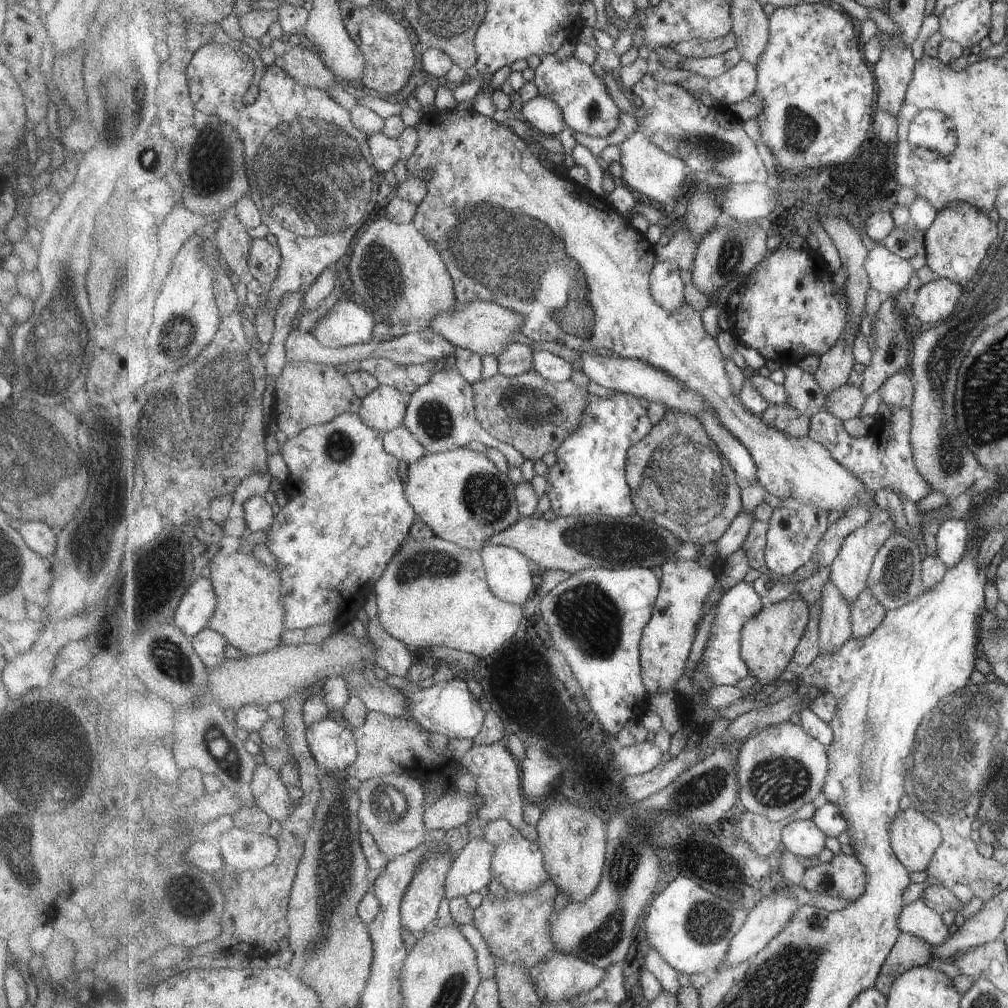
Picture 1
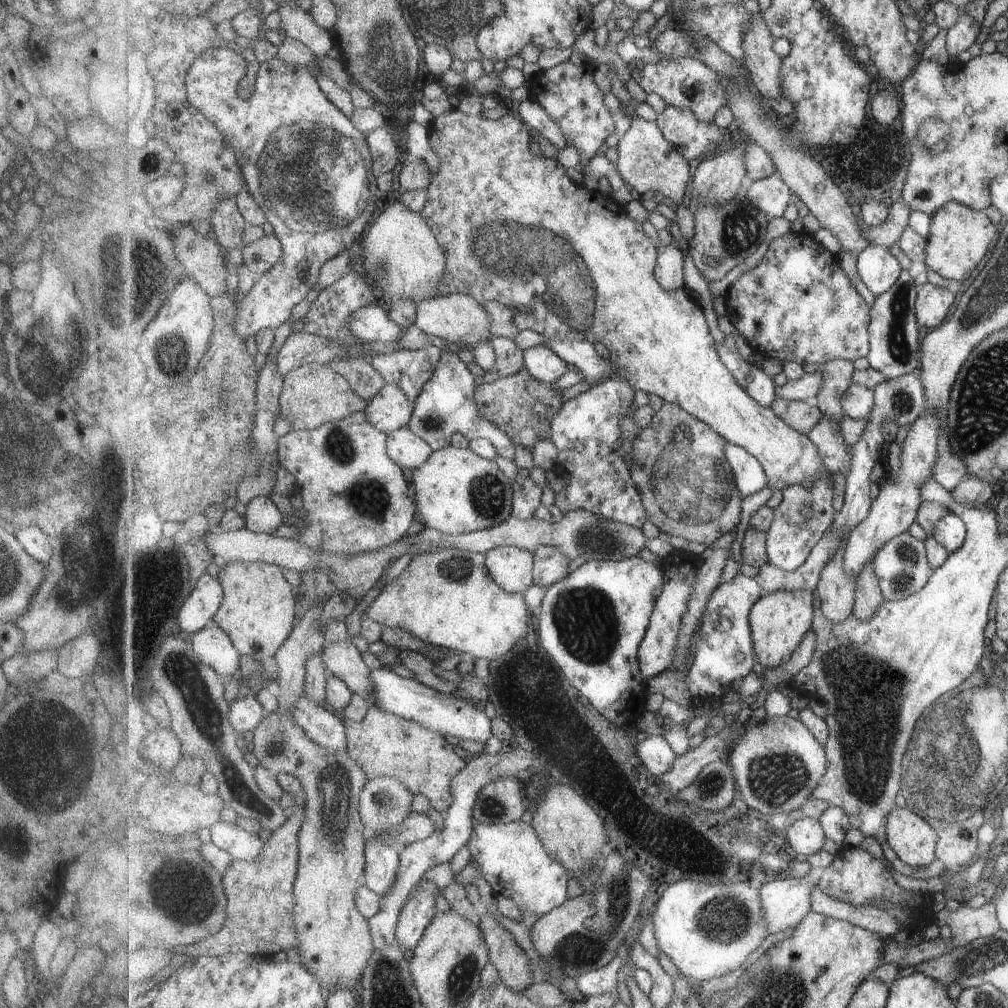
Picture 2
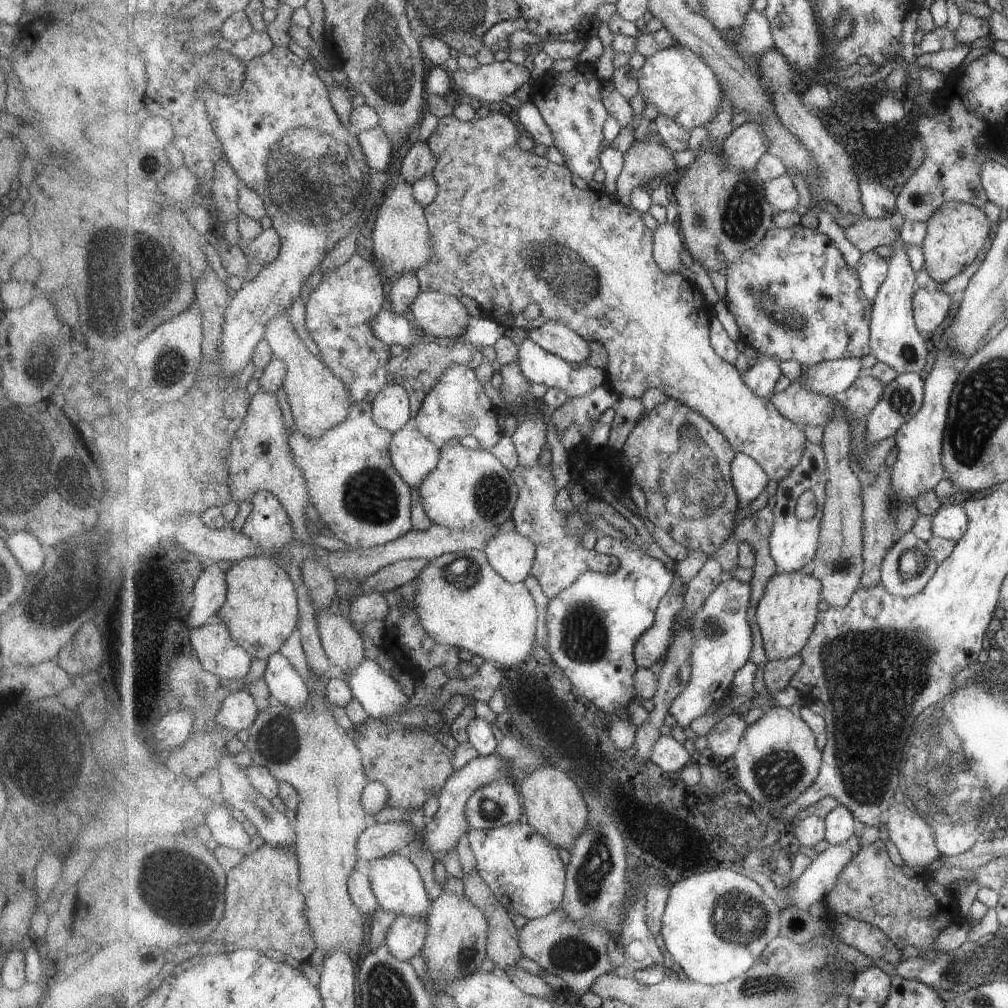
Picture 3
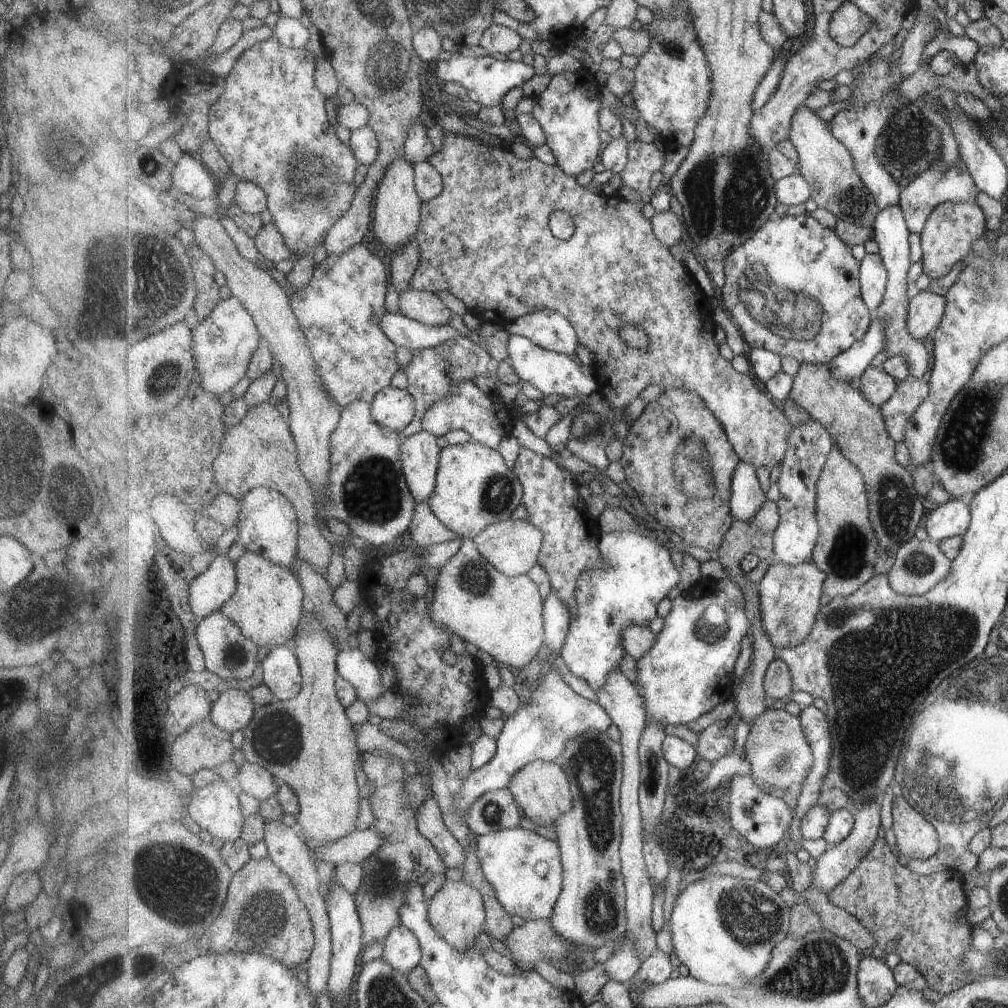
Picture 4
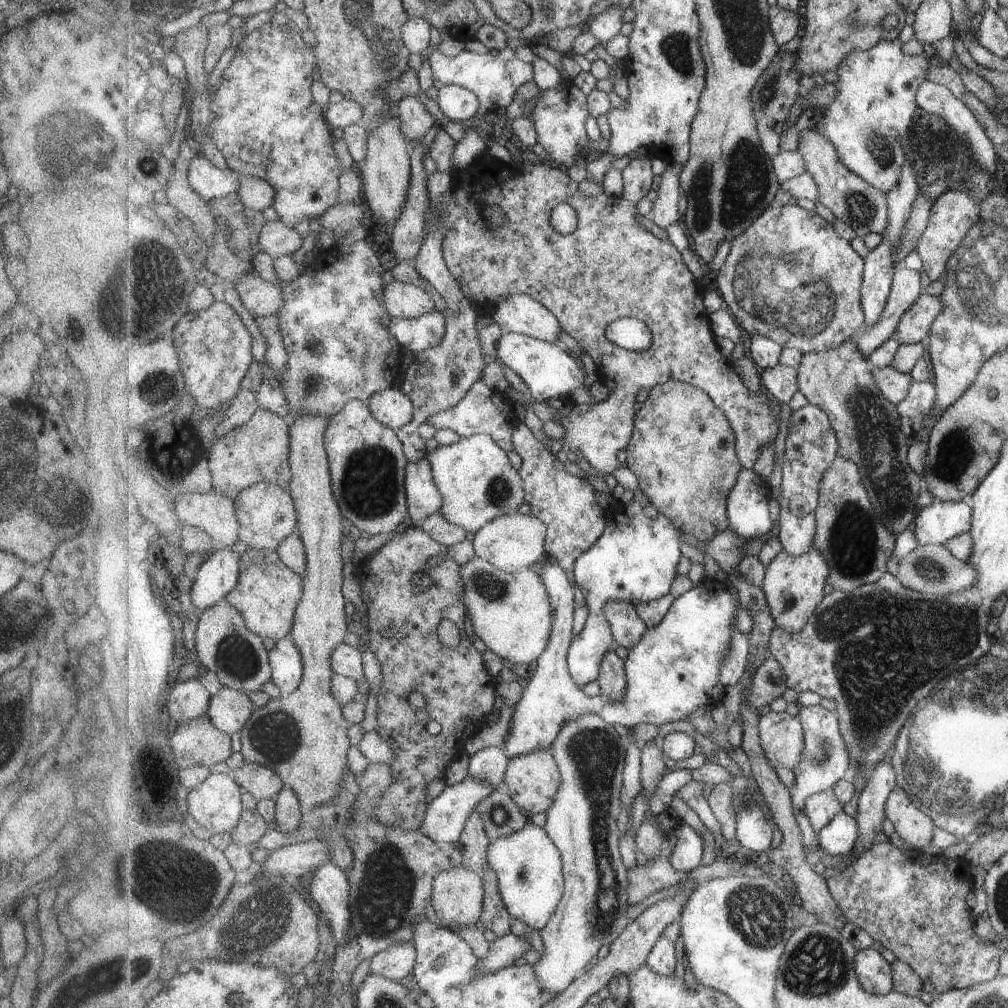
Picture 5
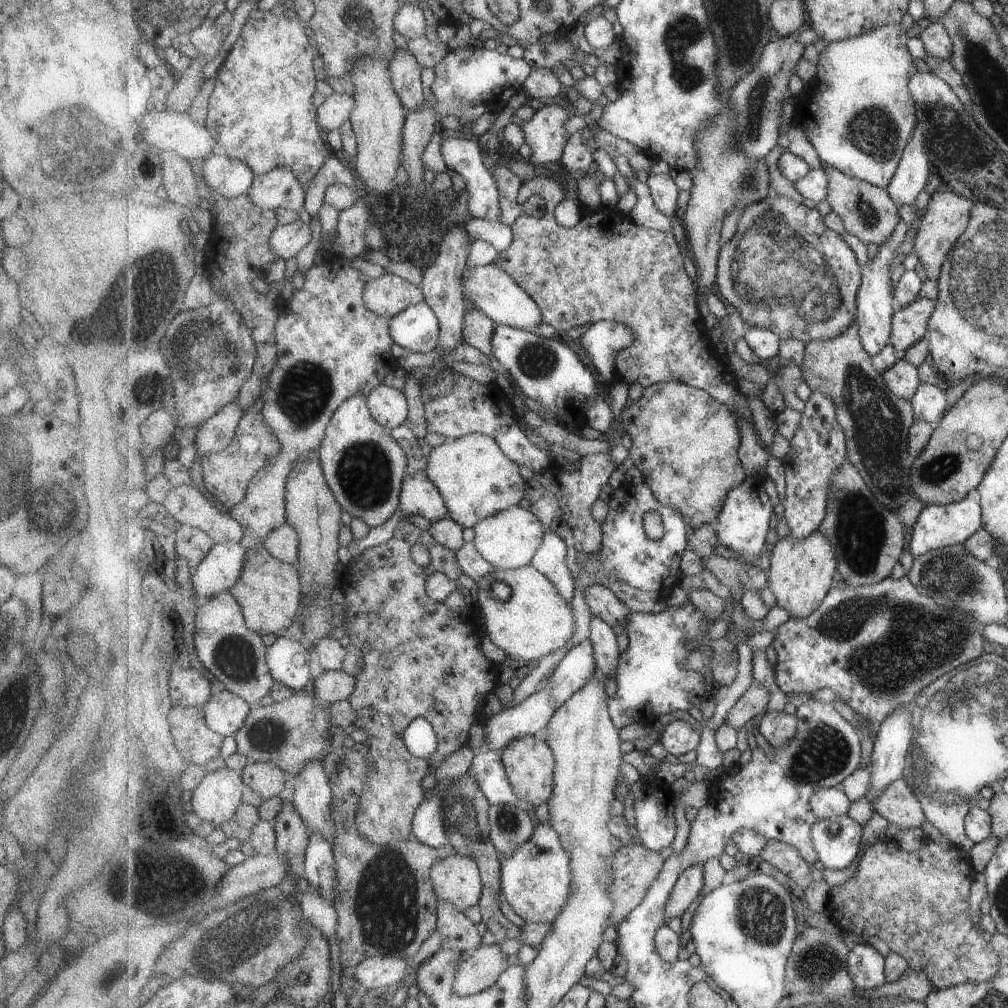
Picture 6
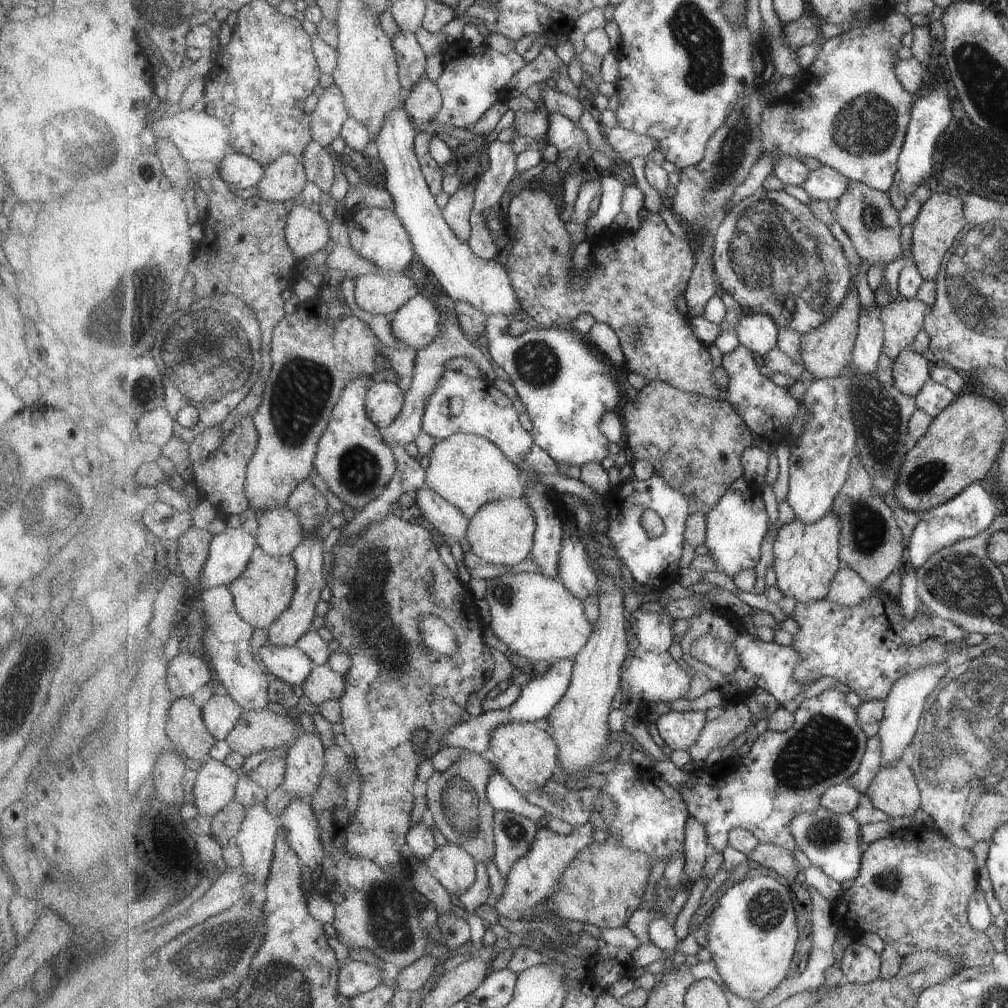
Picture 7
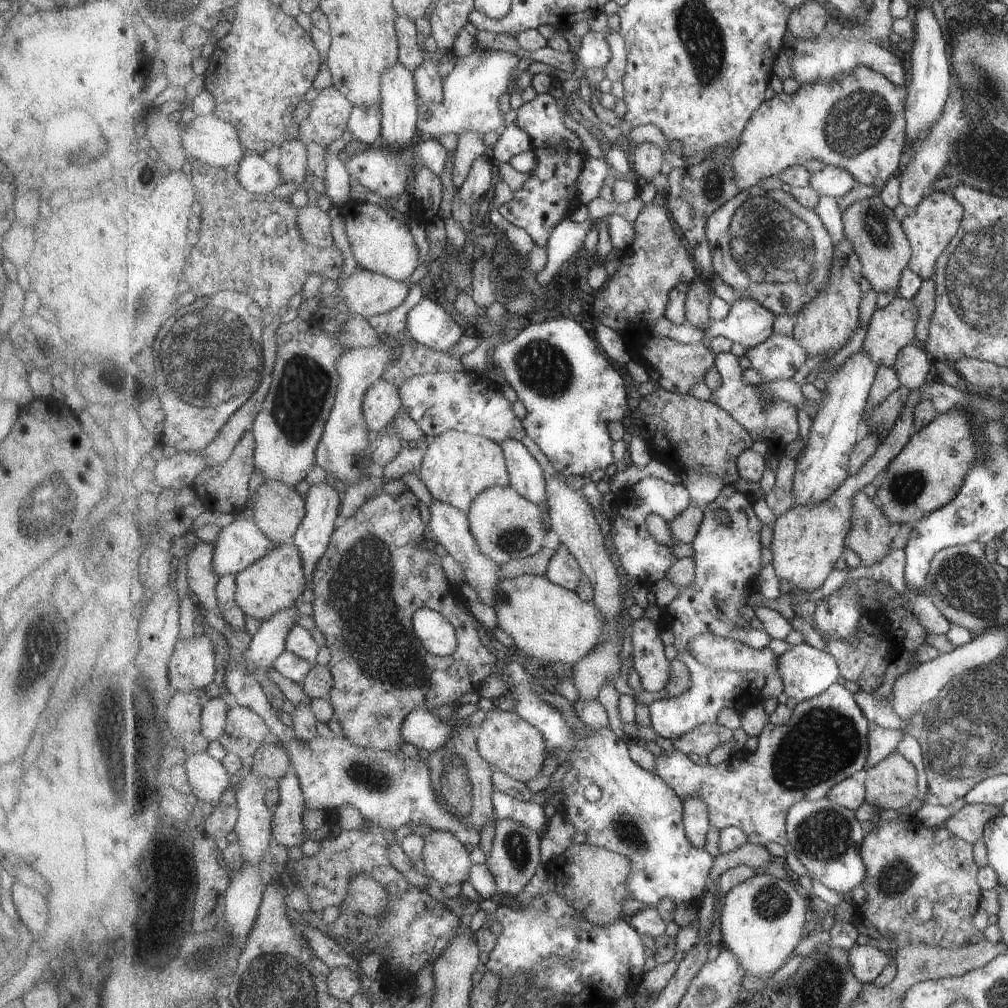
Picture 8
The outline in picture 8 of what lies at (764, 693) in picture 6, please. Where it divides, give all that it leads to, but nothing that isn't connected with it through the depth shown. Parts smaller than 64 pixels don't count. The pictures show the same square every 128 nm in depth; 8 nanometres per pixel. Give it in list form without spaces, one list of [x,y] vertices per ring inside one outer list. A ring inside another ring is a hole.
[[[705,724],[696,730],[691,730],[685,736],[673,740],[672,744],[677,751],[687,754],[700,754],[709,756],[717,746],[721,745],[719,724]]]

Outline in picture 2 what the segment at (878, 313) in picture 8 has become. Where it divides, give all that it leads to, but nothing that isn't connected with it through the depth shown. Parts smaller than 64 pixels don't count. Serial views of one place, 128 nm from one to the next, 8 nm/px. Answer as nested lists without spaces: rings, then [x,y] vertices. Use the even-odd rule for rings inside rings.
[[[928,281],[919,287],[916,315],[923,329],[939,328],[957,297],[954,289],[939,287]]]

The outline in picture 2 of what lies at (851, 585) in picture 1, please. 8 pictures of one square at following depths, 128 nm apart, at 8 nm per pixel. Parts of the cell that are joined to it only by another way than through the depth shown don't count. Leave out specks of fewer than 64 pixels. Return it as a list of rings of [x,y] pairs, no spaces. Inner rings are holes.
[[[928,411],[912,424],[906,441],[900,446],[900,466],[896,484],[886,478],[885,486],[873,501],[870,515],[848,536],[844,567],[852,579],[858,580],[866,567],[874,562],[883,545],[897,535],[907,532],[909,526],[916,521],[923,502],[922,490],[925,483],[934,478],[933,469],[938,459],[938,440],[941,431],[940,417]]]

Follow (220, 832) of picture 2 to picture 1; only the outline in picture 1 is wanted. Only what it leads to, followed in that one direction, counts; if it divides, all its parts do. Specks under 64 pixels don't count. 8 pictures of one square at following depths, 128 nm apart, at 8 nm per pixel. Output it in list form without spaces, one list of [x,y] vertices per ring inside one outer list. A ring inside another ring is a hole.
[[[233,828],[223,836],[223,856],[236,870],[262,870],[271,866],[279,854],[279,842],[273,836],[243,832]]]

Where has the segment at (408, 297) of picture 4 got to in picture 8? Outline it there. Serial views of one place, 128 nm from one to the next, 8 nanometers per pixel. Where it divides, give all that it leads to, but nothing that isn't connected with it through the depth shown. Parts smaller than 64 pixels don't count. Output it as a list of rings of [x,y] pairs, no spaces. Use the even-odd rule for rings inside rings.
[[[357,267],[350,276],[339,279],[341,294],[351,313],[364,318],[381,316],[401,306],[409,294],[405,282]]]

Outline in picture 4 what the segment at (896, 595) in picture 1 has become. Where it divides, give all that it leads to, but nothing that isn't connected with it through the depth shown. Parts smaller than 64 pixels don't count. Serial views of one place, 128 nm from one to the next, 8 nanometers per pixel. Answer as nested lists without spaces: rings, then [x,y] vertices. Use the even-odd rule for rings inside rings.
[[[913,537],[898,550],[895,564],[888,572],[893,590],[900,595],[924,595],[939,584],[949,573],[952,560],[933,539],[918,540]]]

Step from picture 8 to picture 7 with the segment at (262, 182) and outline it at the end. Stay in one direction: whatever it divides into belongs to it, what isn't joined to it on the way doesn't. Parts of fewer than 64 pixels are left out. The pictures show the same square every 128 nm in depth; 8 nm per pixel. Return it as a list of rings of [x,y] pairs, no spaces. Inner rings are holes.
[[[231,152],[220,164],[219,175],[233,190],[245,190],[259,186],[265,178],[266,167],[251,156]]]

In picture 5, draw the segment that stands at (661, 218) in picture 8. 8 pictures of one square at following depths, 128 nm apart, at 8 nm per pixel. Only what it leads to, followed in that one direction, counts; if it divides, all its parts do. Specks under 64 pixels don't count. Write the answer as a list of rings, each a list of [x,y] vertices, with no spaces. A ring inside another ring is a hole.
[[[634,158],[623,168],[624,192],[619,198],[606,193],[599,196],[585,196],[579,192],[579,184],[569,176],[569,172],[543,164],[543,162],[526,162],[525,170],[515,170],[517,174],[509,184],[495,184],[489,188],[471,176],[477,172],[473,164],[461,170],[459,188],[451,188],[449,192],[437,200],[431,199],[429,211],[431,214],[441,214],[446,225],[443,237],[444,260],[454,278],[457,278],[465,297],[472,301],[472,306],[479,308],[483,316],[489,316],[490,303],[497,298],[509,296],[513,292],[521,292],[535,298],[541,305],[551,310],[561,322],[563,330],[568,333],[595,360],[597,370],[605,387],[609,388],[607,400],[594,404],[570,406],[570,412],[559,416],[559,412],[549,406],[546,401],[529,400],[531,410],[537,418],[543,421],[560,422],[564,428],[563,448],[577,450],[580,456],[590,464],[595,475],[605,476],[623,467],[617,452],[626,449],[635,429],[635,418],[638,405],[635,401],[637,392],[641,389],[651,390],[655,386],[665,384],[669,380],[679,380],[703,390],[716,403],[717,407],[728,415],[732,423],[737,442],[737,455],[740,456],[744,469],[754,470],[765,446],[777,440],[781,430],[781,418],[773,414],[769,394],[764,390],[753,394],[735,365],[729,358],[723,356],[717,348],[715,334],[711,330],[709,312],[703,304],[703,296],[695,284],[693,272],[685,266],[681,252],[673,246],[670,240],[659,240],[653,232],[649,232],[641,222],[637,222],[637,202],[647,195],[647,189],[653,186],[653,166],[651,158]],[[562,203],[568,203],[577,210],[579,224],[572,234],[561,234],[551,224],[553,210]],[[491,206],[499,206],[505,214],[505,224],[491,224],[487,212]],[[623,316],[633,316],[645,320],[653,334],[653,345],[645,352],[627,351],[607,340],[607,326]],[[522,422],[516,423],[513,430],[513,446],[522,458],[522,468],[519,470],[524,483],[525,501],[530,505],[530,512],[537,516],[547,527],[545,551],[549,556],[559,560],[559,566],[567,572],[573,588],[575,588],[576,606],[574,616],[573,638],[581,636],[589,622],[589,606],[587,594],[581,586],[576,584],[574,574],[577,558],[591,550],[603,536],[609,522],[607,510],[599,507],[595,502],[596,490],[589,485],[586,479],[573,476],[567,472],[565,464],[551,454],[545,442],[539,440],[529,426]]]

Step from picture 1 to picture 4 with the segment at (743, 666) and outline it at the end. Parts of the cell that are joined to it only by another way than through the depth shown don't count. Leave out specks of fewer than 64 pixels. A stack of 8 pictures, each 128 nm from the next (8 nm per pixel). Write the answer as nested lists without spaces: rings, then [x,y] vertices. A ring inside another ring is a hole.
[[[731,578],[726,579],[727,584],[719,588],[717,581],[717,592],[713,588],[713,596],[693,596],[687,592],[673,600],[672,612],[665,618],[665,626],[659,634],[657,642],[643,658],[638,660],[638,681],[635,683],[639,692],[645,697],[648,706],[648,718],[661,721],[665,724],[687,724],[697,720],[699,716],[711,712],[717,708],[719,703],[727,702],[735,696],[734,672],[737,661],[743,650],[743,643],[747,632],[752,626],[750,602],[747,600],[748,594],[743,592],[741,585],[738,585]],[[727,604],[727,628],[715,628],[713,622],[707,622],[705,614],[709,612],[711,606],[719,606],[721,610]]]

